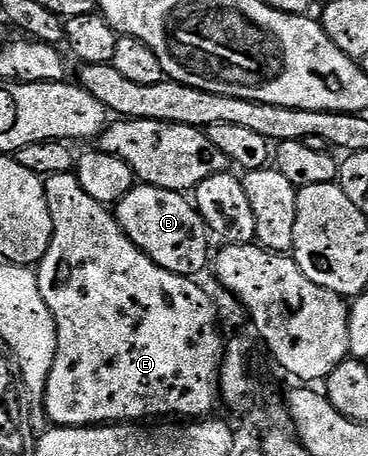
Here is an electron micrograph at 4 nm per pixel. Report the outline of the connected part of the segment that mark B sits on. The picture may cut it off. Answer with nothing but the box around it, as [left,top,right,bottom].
[115,185,211,277]

